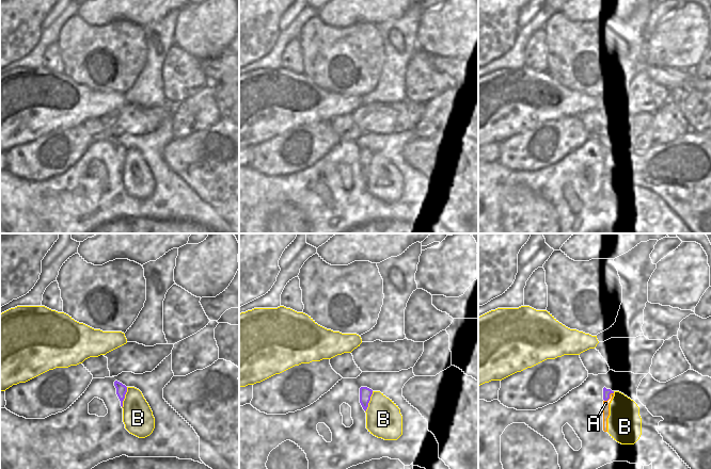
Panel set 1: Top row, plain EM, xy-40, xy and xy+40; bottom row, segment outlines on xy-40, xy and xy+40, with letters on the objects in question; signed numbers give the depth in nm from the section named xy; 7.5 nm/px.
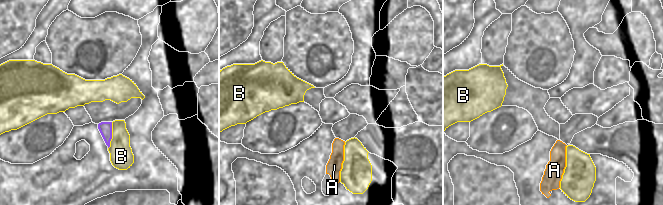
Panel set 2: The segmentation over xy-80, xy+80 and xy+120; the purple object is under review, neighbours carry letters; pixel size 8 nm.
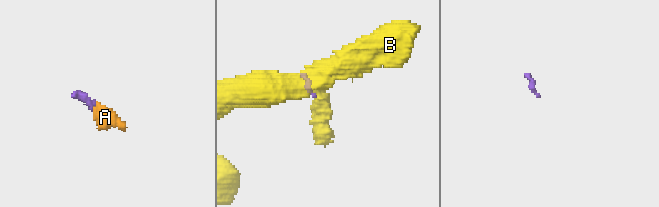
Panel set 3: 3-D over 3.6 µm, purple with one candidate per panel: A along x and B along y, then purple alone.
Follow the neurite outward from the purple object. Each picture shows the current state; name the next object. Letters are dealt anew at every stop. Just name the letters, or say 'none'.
none

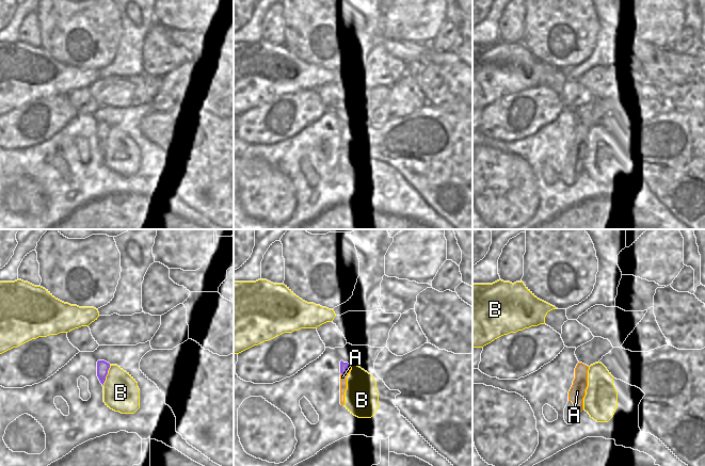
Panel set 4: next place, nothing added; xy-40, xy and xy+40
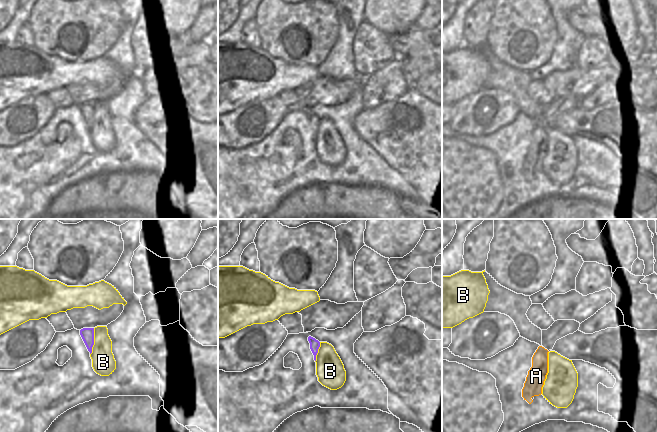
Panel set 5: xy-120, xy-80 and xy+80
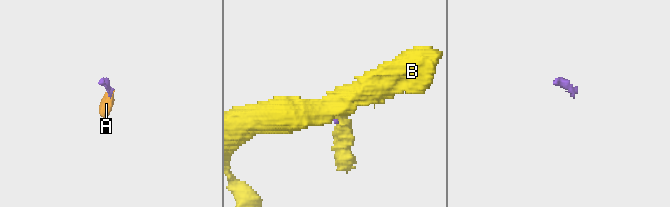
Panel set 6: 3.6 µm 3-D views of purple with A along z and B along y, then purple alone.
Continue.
none

